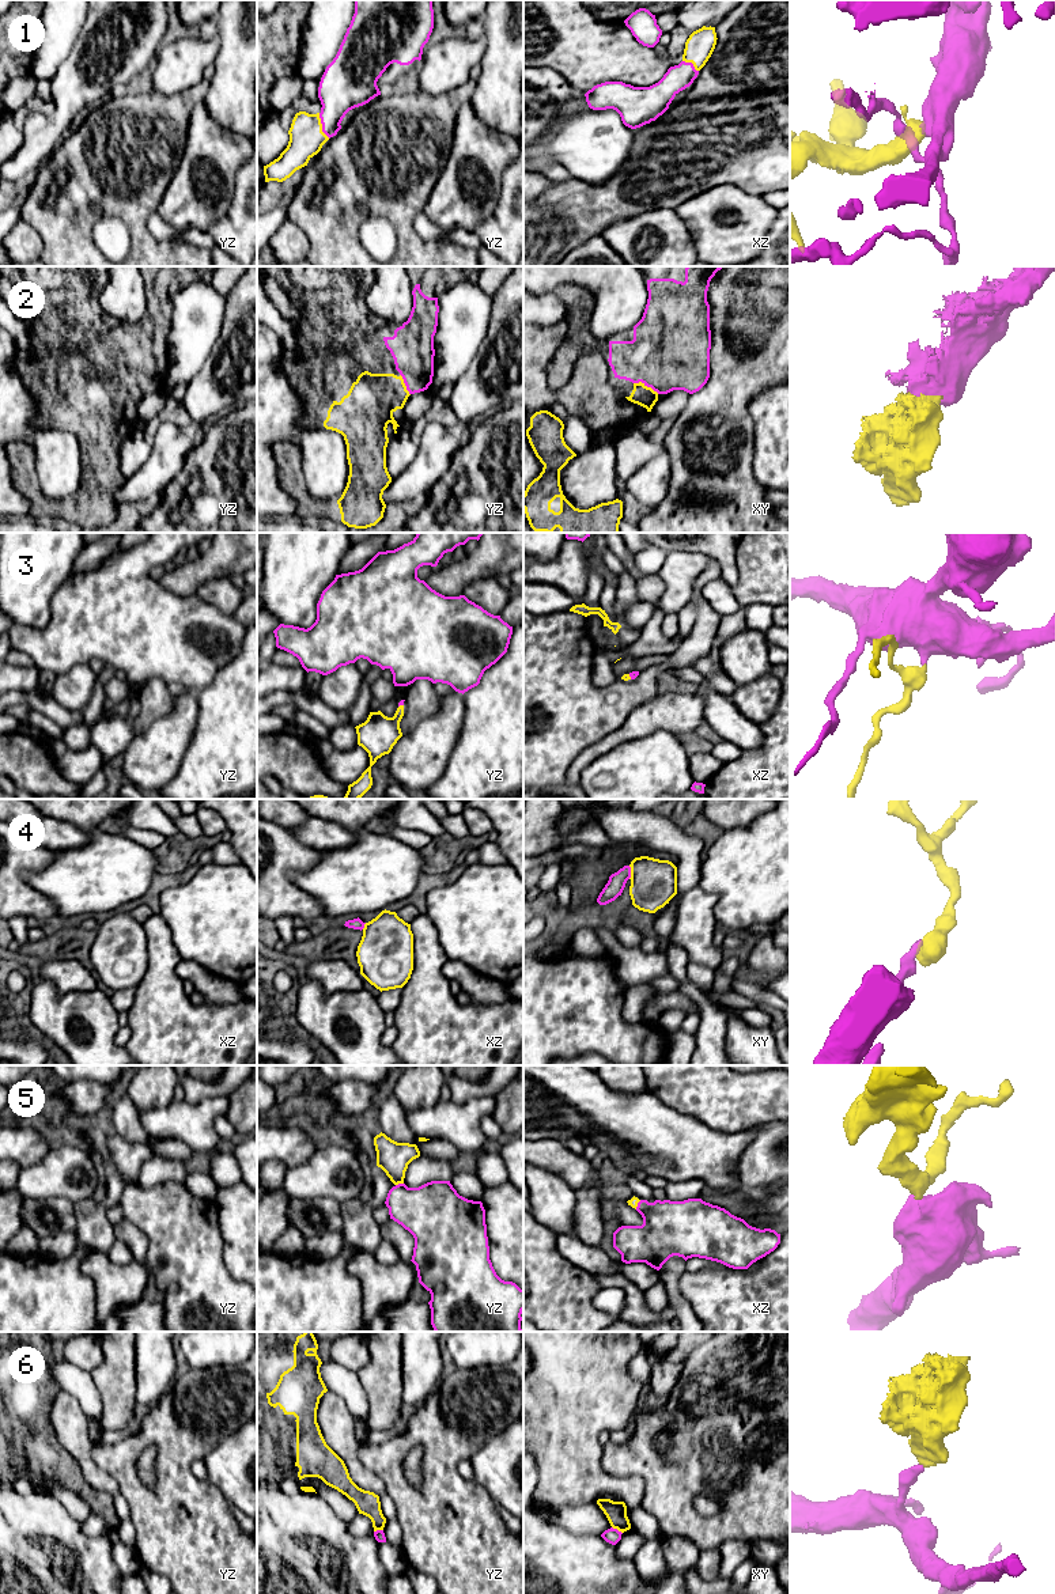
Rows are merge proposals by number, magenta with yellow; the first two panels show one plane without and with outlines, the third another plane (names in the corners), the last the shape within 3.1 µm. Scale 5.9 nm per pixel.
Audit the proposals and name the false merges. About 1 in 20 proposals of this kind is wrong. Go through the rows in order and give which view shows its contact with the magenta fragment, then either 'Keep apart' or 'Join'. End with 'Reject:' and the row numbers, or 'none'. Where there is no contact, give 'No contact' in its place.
1: Touches magenta in yz. Join
2: Touches magenta in xy. Join
3: Touches magenta in yz. Join
4: Touches magenta in xy. Join
5: Touches magenta in yz. Join
6: Touches magenta in xy. Keep apart
Reject: 6

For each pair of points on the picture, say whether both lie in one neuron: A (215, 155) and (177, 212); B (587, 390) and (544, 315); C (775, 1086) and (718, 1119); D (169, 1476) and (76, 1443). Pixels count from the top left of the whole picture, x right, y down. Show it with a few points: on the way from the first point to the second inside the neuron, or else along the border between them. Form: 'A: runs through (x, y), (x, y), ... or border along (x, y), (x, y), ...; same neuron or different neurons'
A: runs through (196, 155), (188, 169), (188, 193); same neuron
B: border along (562, 320), (552, 325), (537, 325); different neurons
C: runs through (762, 1097), (736, 1101), (732, 1105); same neuron
D: border along (95, 1445), (94, 1462), (113, 1476); different neurons

